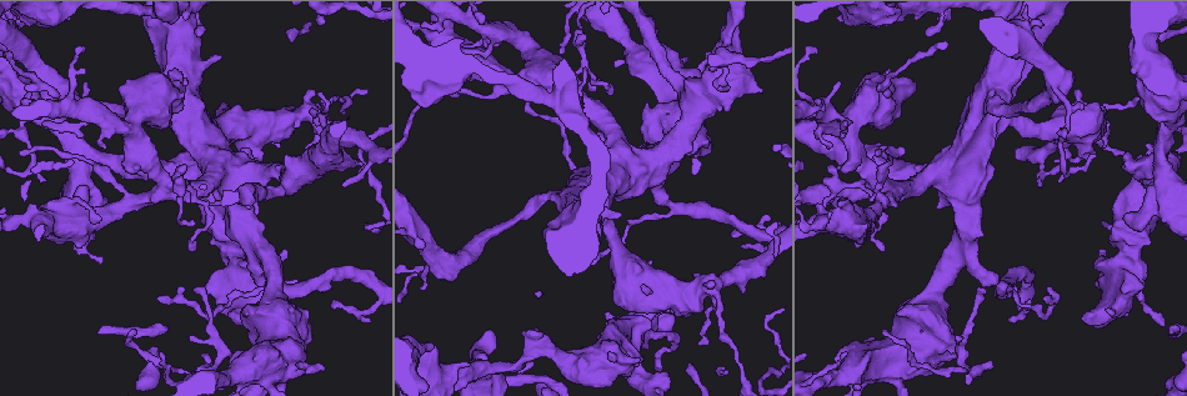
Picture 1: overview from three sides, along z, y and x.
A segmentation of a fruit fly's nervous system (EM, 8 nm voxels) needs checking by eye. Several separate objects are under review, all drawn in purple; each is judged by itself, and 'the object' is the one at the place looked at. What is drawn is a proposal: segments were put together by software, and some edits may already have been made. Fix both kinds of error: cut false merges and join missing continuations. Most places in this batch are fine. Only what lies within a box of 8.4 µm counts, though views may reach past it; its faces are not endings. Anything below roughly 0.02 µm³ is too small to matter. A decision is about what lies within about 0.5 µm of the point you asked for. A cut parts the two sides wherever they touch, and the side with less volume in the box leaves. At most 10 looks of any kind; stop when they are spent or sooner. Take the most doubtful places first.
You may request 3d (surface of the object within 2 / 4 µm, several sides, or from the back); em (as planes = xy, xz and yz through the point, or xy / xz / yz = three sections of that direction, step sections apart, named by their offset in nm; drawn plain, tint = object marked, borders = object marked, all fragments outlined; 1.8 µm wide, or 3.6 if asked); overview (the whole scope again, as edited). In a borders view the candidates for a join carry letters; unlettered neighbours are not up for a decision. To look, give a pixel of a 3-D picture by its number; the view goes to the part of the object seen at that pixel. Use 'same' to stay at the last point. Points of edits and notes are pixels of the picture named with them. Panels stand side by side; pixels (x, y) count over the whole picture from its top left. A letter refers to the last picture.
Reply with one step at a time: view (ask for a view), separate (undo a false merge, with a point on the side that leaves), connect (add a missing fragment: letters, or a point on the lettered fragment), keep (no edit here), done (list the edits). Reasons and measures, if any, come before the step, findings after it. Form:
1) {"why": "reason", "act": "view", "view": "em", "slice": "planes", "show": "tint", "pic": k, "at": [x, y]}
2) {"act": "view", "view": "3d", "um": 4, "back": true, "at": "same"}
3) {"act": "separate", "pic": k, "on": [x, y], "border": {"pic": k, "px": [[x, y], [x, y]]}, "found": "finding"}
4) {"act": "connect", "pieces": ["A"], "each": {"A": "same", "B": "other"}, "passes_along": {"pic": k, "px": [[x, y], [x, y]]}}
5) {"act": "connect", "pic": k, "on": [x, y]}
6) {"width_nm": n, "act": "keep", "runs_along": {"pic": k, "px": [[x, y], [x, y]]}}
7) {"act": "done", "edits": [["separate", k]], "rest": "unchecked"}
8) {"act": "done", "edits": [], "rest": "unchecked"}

{"why": "branch stops here", "act": "view", "view": "em", "slice": "planes", "show": "borders", "pic": 1, "at": [314, 90]}

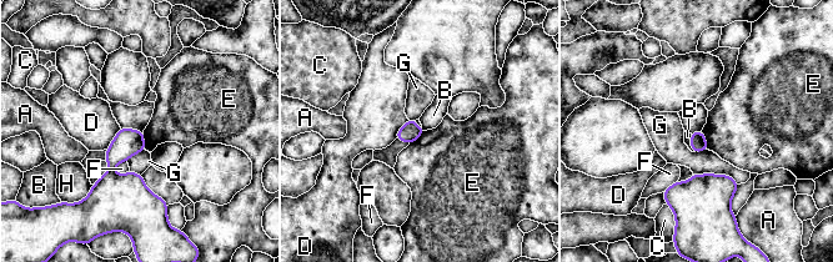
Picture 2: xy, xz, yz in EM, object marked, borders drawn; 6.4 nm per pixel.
{"act": "keep", "each": {"A": "other", "B": "other", "C": "other", "D": "other", "E": "other", "F": "other", "G": "other", "H": "other"}, "border": {"pic": 2, "px": [[702, 130], [707, 149]]}, "found": "no lettered fragment goes on from it"}

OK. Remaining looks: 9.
{"why": "side arm on a straight run", "act": "view", "view": "em", "slice": "planes", "show": "tint", "pic": 1, "at": [570, 362]}

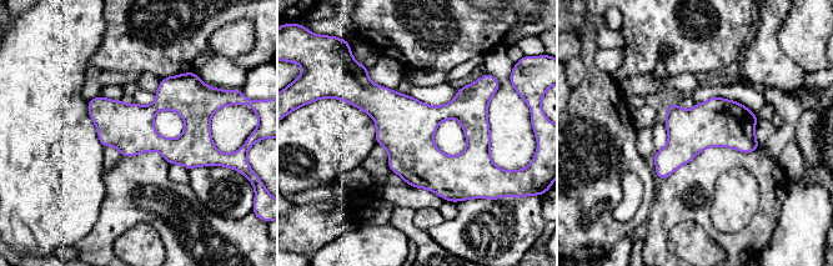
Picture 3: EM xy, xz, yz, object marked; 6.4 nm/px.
{"why": "what lies round it", "act": "view", "view": "em", "slice": "planes", "show": "borders", "at": "same"}

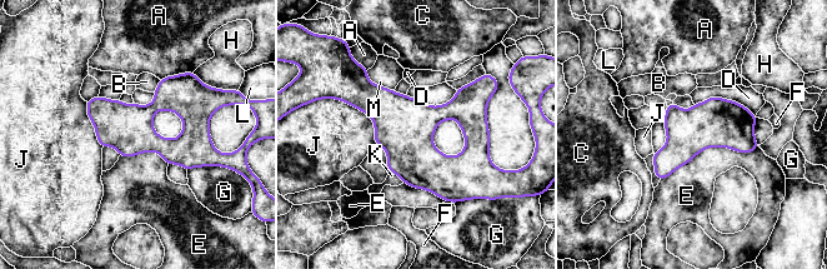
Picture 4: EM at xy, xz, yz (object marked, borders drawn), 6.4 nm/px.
{"act": "keep", "each": {"A": "other", "B": "other", "C": "other", "D": "other", "E": "other", "F": "other", "G": "other", "H": "other", "J": "other", "K": "other", "L": "other", "M": "other"}, "border": {"pic": 4, "px": [[758, 147], [706, 147], [660, 180]]}, "found": "all the same neuron"}

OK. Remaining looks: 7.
{"why": "sudden change in width", "act": "view", "view": "3d", "um": 4, "back": true, "pic": 1, "at": [270, 360]}

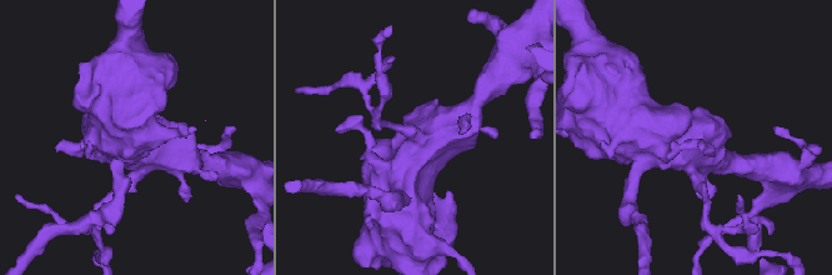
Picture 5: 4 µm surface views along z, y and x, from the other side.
{"act": "view", "view": "em", "um": 3.6, "slice": "planes", "show": "borders", "pic": 5, "at": [412, 155]}

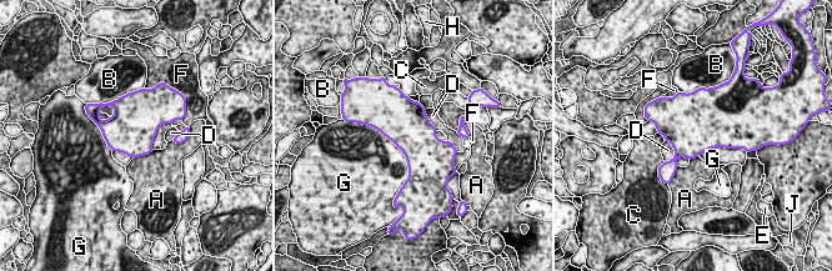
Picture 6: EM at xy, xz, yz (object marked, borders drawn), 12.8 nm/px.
{"act": "keep", "each": {"A": "other", "B": "other", "C": "other", "D": "other", "E": "other", "F": "other", "G": "other", "H": "other", "J": "other"}, "border": {"pic": 6, "px": [[371, 125], [402, 152], [409, 176]]}, "found": "continuous, no second neuron"}

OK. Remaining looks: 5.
{"why": "touches itself", "act": "view", "view": "3d", "um": 2, "pic": 1, "at": [1132, 43]}

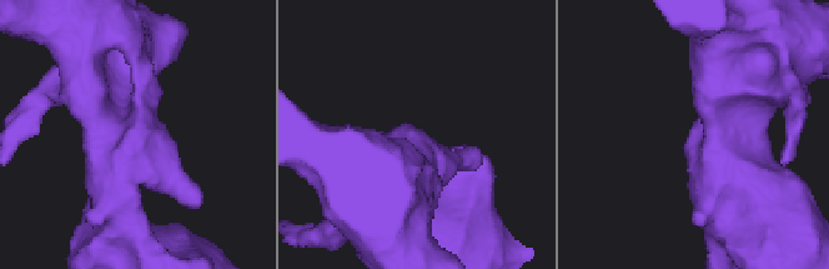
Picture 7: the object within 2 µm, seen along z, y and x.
{"arm_widths_nm": [320, 340], "act": "view", "view": "em", "slice": "planes", "show": "plain", "pic": 7, "at": [154, 139]}

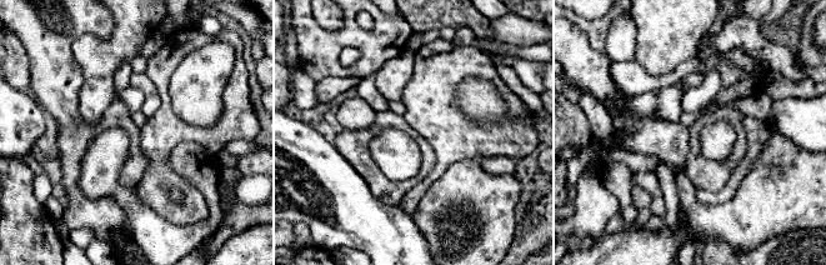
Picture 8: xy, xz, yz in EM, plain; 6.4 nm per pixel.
{"why": "see the neighbours", "act": "view", "view": "em", "slice": "planes", "show": "borders", "at": "same"}

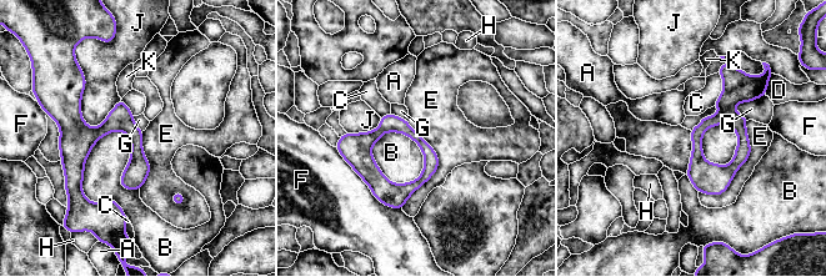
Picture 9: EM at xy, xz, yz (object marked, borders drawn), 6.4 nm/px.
{"act": "keep", "each": {"A": "other", "B": "other", "C": "other", "D": "other", "E": "other", "F": "other", "G": "other", "H": "other", "J": "other", "K": "other"}, "runs_along": {"pic": 9, "px": [[735, 74], [742, 152], [707, 191]]}, "found": "continuous, no second neuron"}

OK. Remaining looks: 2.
{"act": "done", "edits": [], "rest": "unchecked"}

